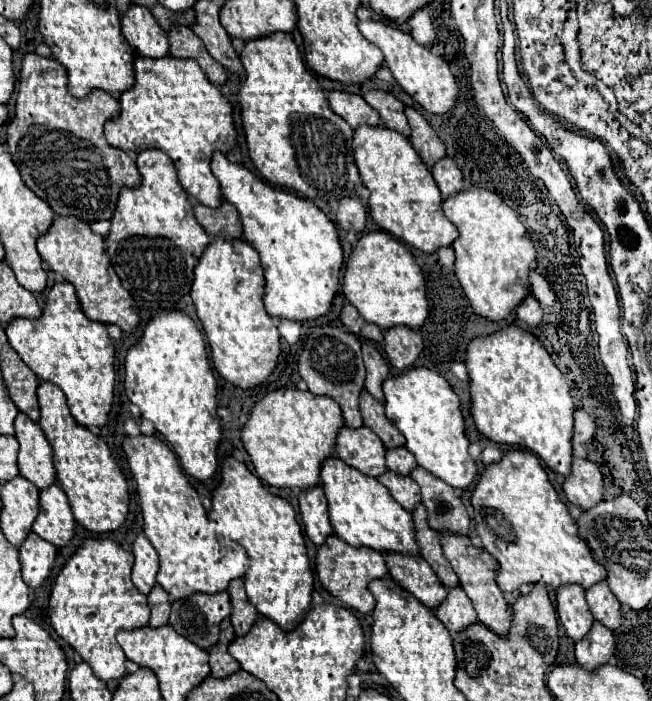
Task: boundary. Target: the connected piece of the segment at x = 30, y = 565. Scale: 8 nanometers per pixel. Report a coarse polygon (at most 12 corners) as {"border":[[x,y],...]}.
{"border":[[34,532],[20,546],[22,578],[38,588],[56,566],[56,546]]}

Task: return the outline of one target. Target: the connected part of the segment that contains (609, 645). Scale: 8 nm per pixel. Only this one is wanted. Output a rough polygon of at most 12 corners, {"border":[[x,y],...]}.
{"border":[[594,622],[576,642],[578,664],[594,672],[614,656],[614,636]]}

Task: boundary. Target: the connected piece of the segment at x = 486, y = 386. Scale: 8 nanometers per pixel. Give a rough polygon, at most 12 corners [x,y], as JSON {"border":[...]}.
{"border":[[536,336],[466,350],[486,438],[572,472],[576,408]]}

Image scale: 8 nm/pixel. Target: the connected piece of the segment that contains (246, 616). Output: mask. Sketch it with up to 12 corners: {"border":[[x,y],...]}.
{"border":[[242,578],[230,582],[230,622],[244,636],[258,620]]}

